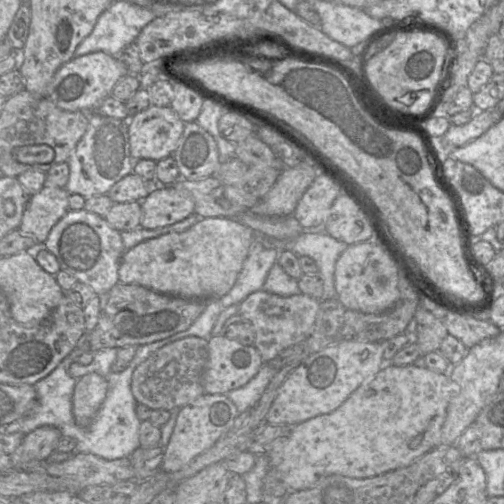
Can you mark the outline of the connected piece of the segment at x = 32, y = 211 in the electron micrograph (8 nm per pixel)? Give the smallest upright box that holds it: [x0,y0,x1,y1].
[19,186,69,246]

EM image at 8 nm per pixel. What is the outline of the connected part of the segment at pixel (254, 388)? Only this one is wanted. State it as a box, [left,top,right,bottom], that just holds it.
[225,364,278,413]

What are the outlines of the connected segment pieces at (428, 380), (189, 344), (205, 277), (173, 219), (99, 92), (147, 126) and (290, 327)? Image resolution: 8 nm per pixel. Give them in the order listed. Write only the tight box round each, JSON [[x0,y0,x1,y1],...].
[[267,362,459,491],[131,337,208,411],[118,218,255,301],[140,185,195,229],[47,52,129,112],[128,105,185,161],[239,290,320,363]]

